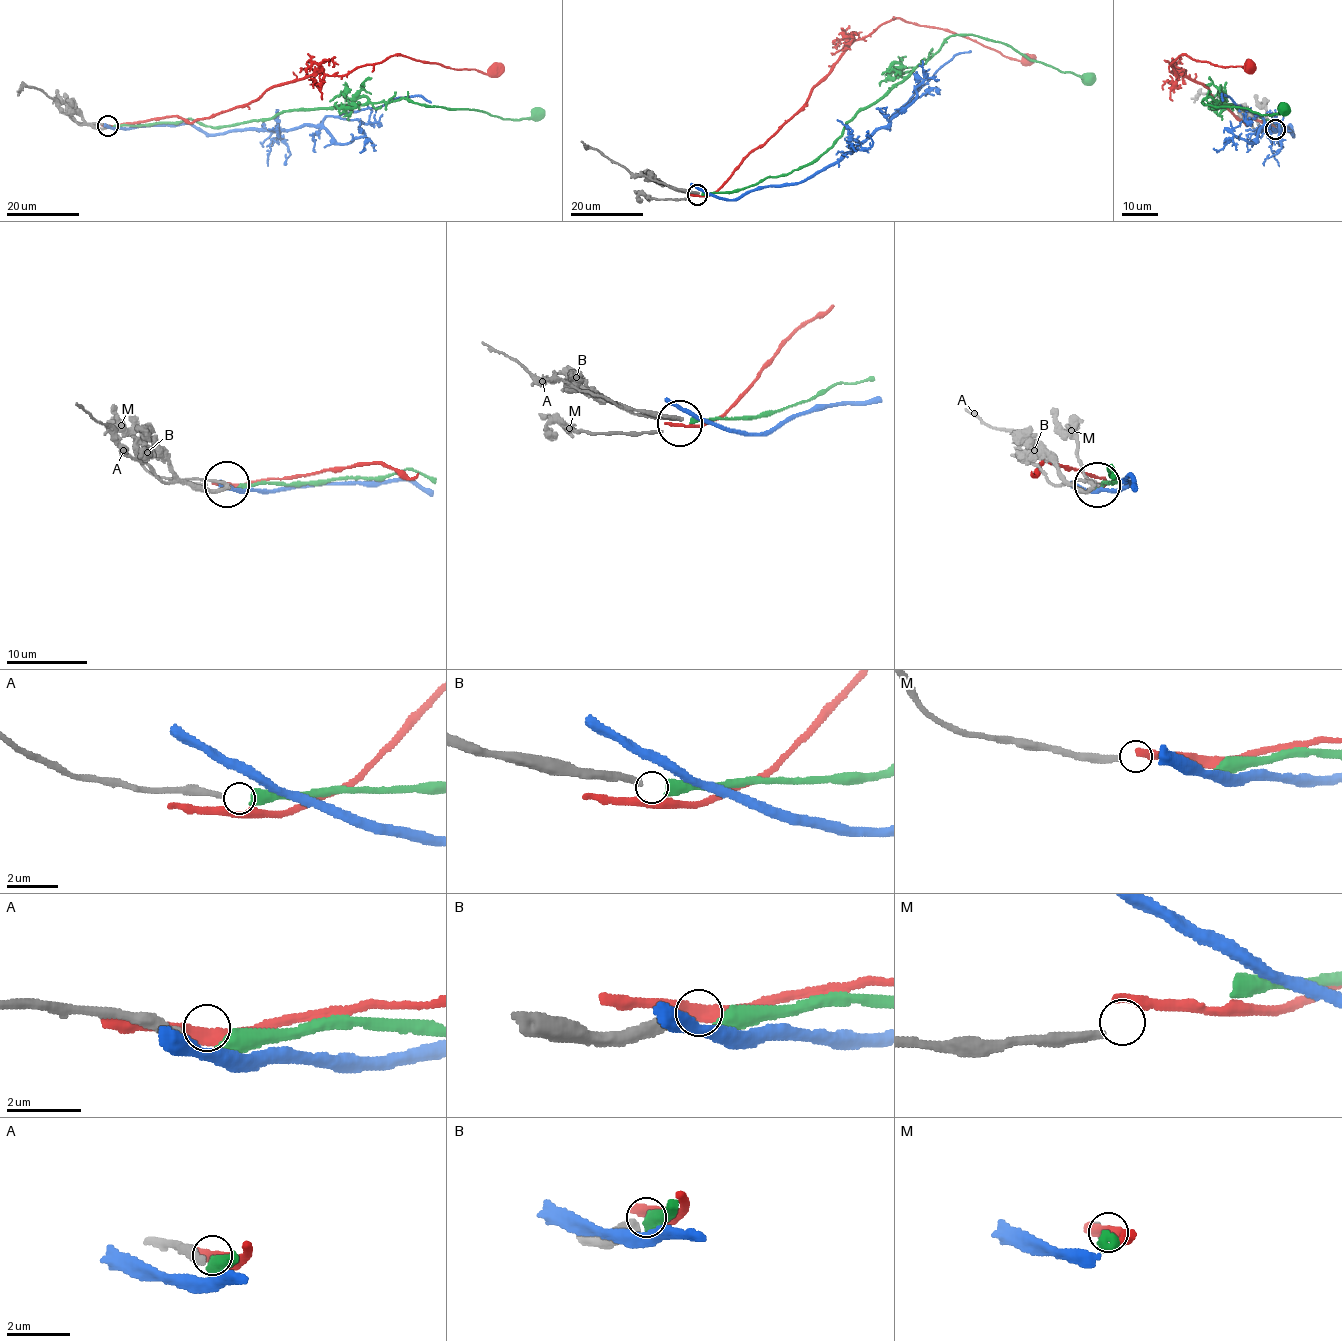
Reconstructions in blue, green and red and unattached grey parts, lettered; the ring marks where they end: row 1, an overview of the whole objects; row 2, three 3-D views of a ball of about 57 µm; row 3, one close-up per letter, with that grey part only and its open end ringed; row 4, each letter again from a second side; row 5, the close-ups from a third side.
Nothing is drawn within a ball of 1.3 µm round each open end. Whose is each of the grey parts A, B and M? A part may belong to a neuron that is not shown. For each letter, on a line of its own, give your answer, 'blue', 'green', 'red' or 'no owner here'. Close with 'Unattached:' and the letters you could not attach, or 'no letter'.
A: no owner here
B: green
M: no owner here
Unattached: A, M

